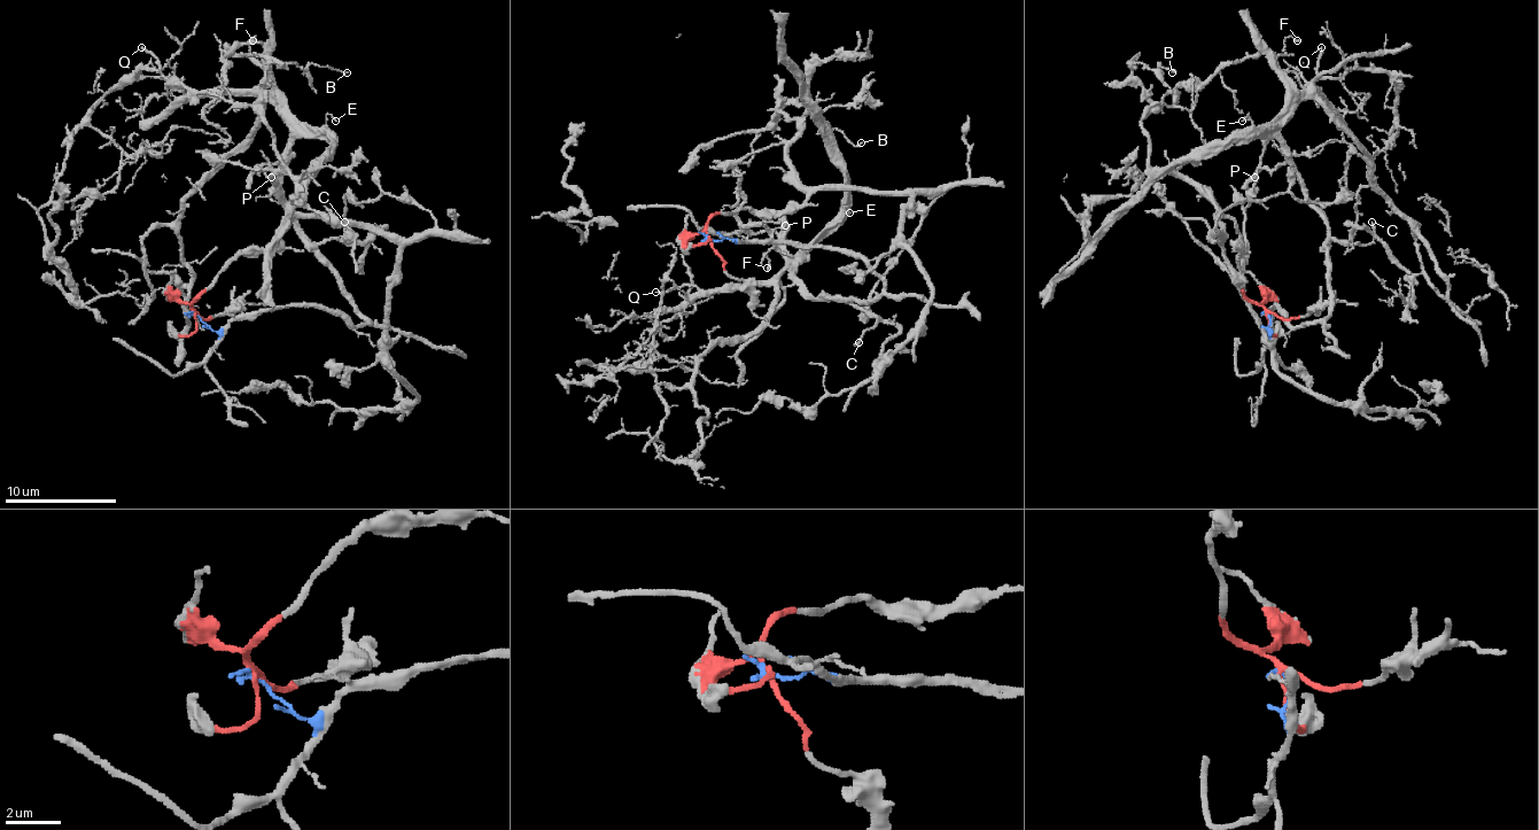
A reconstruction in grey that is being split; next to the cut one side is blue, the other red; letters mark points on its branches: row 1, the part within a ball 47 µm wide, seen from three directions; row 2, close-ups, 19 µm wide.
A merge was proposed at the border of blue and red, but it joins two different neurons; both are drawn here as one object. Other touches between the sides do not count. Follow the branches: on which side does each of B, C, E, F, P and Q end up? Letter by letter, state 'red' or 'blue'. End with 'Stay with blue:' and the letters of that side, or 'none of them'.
B: red
C: blue
E: blue
F: blue
P: blue
Q: blue
Stay with blue: C, E, F, P, Q

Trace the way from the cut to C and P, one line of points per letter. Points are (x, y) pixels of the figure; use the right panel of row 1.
C: (1267, 312), (1267, 332), (1276, 307), (1292, 326), (1321, 320), (1329, 312), (1331, 239), (1368, 245), (1370, 223)
P: (1267, 312), (1267, 332), (1276, 307), (1292, 326), (1321, 320), (1329, 309), (1329, 229), (1287, 163), (1253, 178)

